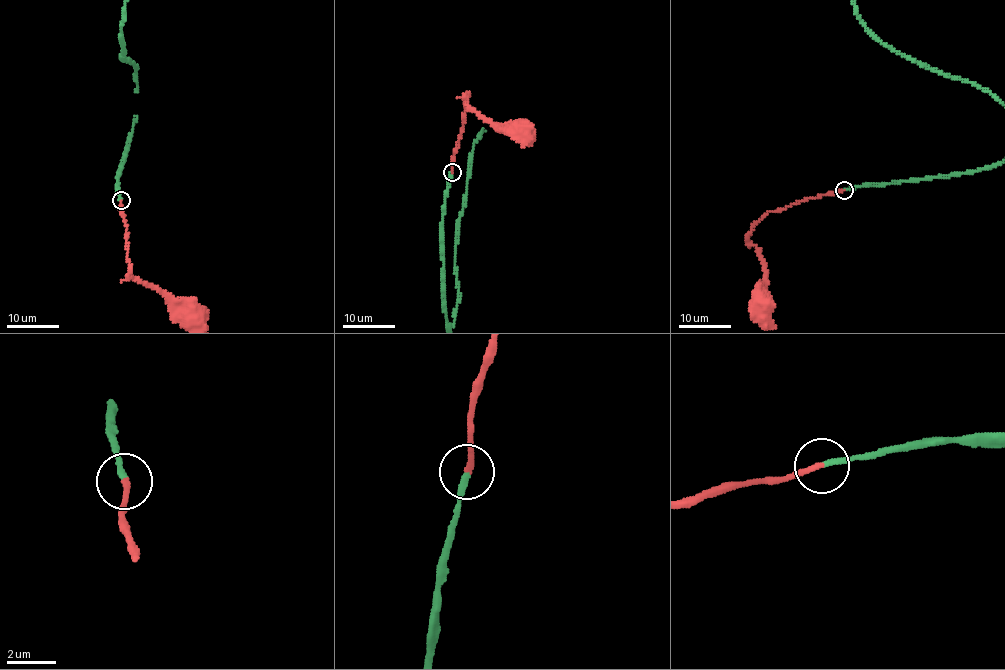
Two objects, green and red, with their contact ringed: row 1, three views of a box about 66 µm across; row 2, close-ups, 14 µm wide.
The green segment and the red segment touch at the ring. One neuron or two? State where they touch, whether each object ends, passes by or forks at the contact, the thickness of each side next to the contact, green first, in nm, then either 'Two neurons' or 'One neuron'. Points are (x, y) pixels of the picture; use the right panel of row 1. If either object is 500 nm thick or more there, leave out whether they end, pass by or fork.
Place: (844, 190). At the ring green ends. At the ring red ends. Thickness 240 nm (green) against 240 nm. One neuron

